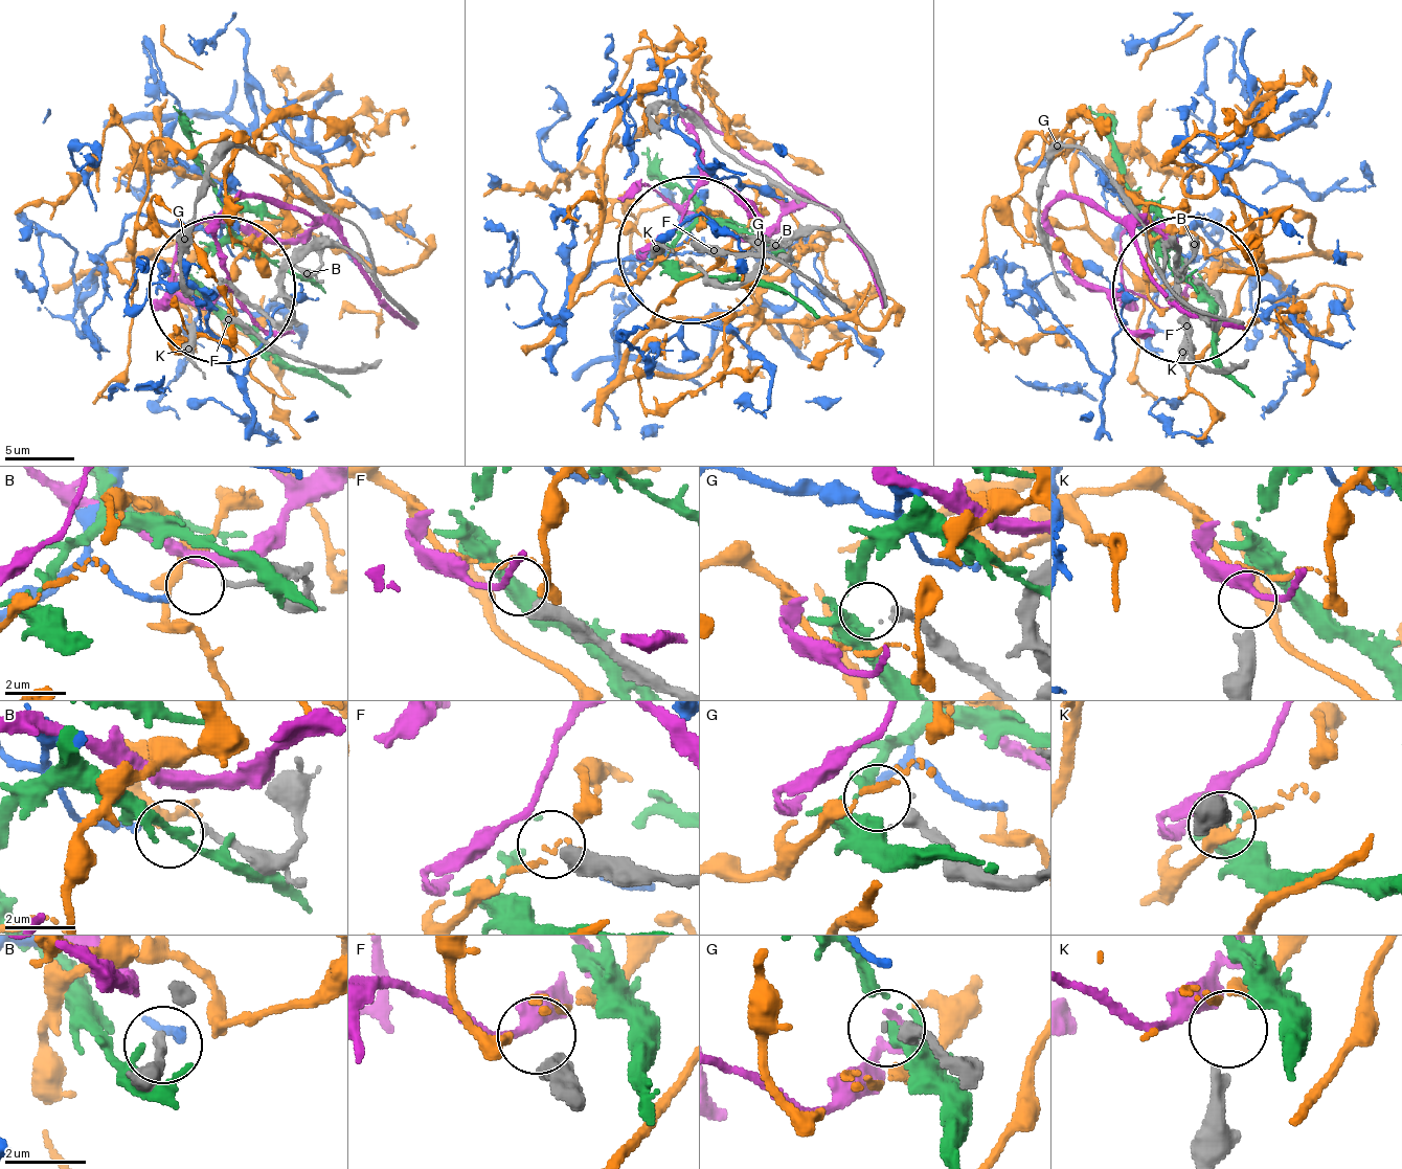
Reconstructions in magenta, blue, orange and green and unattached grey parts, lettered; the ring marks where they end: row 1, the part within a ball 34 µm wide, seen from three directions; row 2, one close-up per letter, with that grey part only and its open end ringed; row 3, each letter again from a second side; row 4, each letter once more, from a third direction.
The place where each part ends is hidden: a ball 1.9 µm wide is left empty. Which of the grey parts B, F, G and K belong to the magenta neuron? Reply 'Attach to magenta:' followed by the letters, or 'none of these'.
Attach to magenta: none of these

